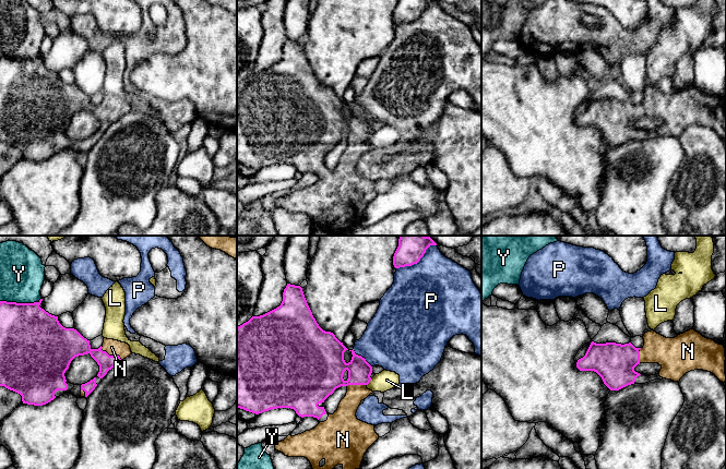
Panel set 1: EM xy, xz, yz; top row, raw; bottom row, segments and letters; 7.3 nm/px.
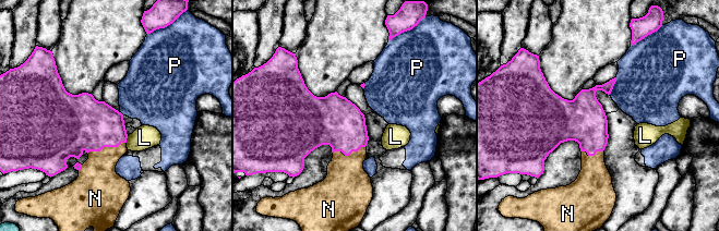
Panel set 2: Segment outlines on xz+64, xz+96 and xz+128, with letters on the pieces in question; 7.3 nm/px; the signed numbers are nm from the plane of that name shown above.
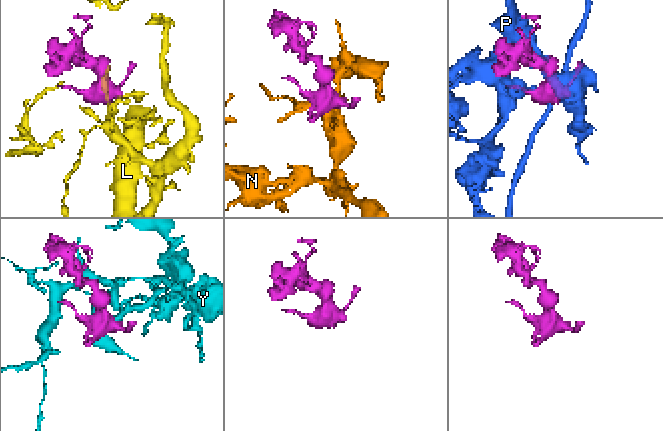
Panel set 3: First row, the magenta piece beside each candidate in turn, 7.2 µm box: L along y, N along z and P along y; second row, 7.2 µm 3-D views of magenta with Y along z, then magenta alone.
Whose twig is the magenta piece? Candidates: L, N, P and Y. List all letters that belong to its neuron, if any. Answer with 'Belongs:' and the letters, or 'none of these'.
Belongs: N

